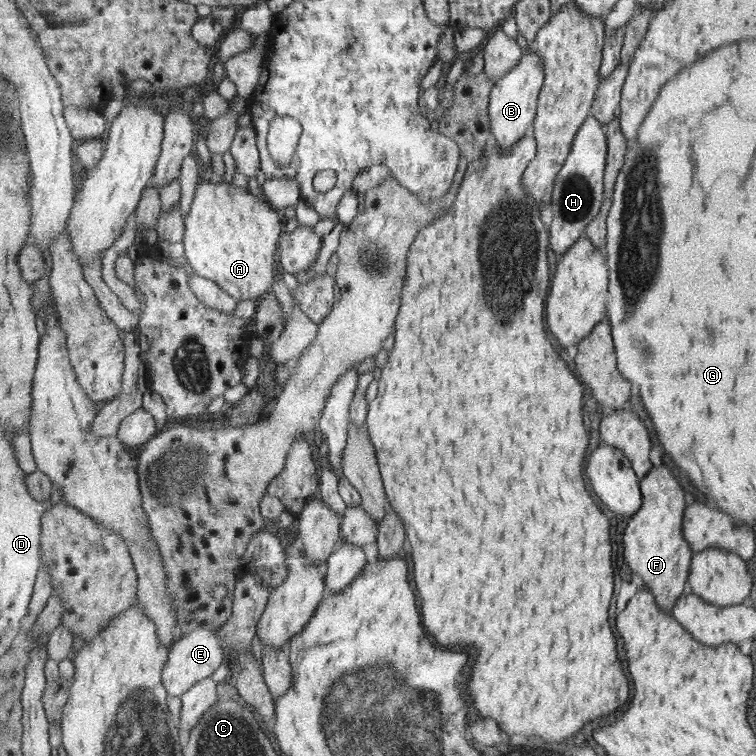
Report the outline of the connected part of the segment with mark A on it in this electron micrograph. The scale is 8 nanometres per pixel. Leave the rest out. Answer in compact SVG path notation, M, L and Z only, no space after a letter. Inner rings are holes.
M202 180L197 186L191 212L185 219L185 236L183 239L184 256L193 272L209 280L214 280L235 300L257 300L273 288L275 282L275 264L277 264L277 246L280 246L281 234L285 233L284 219L266 199L250 194L247 188L221 182L211 183Z

